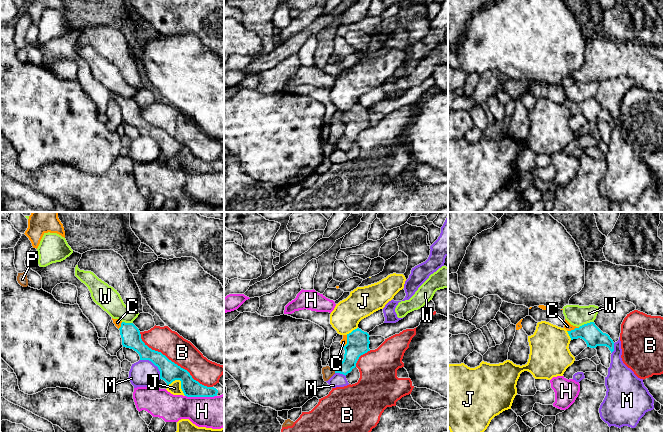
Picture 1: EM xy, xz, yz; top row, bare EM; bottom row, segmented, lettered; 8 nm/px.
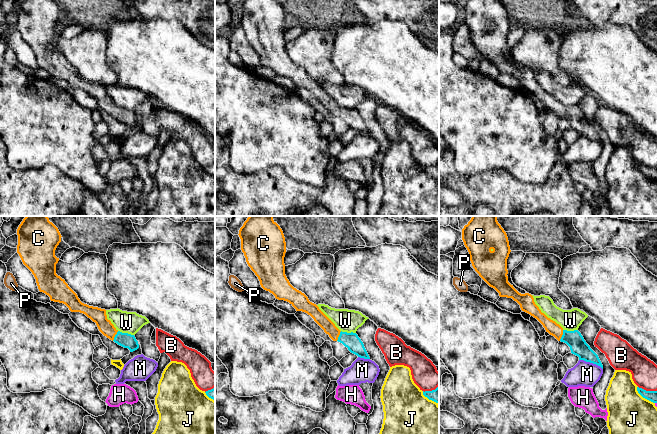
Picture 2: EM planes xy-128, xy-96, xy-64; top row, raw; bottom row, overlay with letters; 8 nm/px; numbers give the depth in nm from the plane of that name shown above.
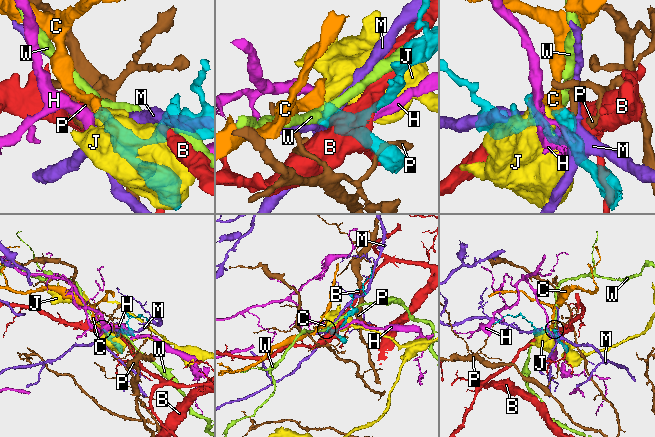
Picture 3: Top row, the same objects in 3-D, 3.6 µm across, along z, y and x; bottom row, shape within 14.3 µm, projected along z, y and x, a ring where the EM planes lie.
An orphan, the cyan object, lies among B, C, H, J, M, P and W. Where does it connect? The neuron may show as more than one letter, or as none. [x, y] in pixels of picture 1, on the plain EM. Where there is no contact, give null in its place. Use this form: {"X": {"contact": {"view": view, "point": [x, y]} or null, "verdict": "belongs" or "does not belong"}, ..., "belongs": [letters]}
{"B": {"contact": {"view": "xy", "point": [173, 138]}, "verdict": "does not belong"}, "C": {"contact": {"view": "yz", "point": [573, 106]}, "verdict": "belongs"}, "H": {"contact": {"view": "xy", "point": [201, 172]}, "verdict": "does not belong"}, "J": {"contact": {"view": "xy", "point": [181, 158]}, "verdict": "does not belong"}, "M": {"contact": {"view": "xy", "point": [154, 140]}, "verdict": "does not belong"}, "P": {"contact": {"view": "xz", "point": [334, 146]}, "verdict": "does not belong"}, "W": {"contact": {"view": "yz", "point": [587, 99]}, "verdict": "does not belong"}, "belongs": ["C"]}

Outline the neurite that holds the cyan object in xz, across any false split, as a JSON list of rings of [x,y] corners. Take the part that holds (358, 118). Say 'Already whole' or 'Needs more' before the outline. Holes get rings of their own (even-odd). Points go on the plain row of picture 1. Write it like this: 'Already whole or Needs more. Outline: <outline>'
Needs more. Outline: [[[357,104],[347,111],[343,111],[341,121],[345,126],[343,137],[334,145],[335,149],[347,151],[356,143],[359,133],[369,125],[369,110]]]

